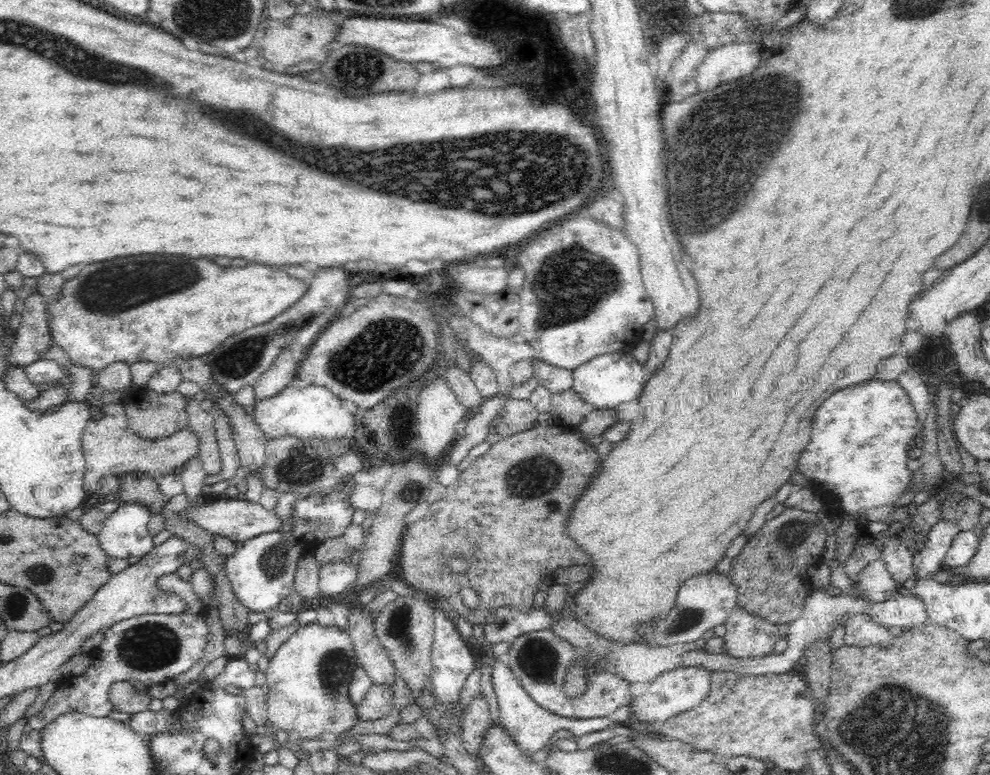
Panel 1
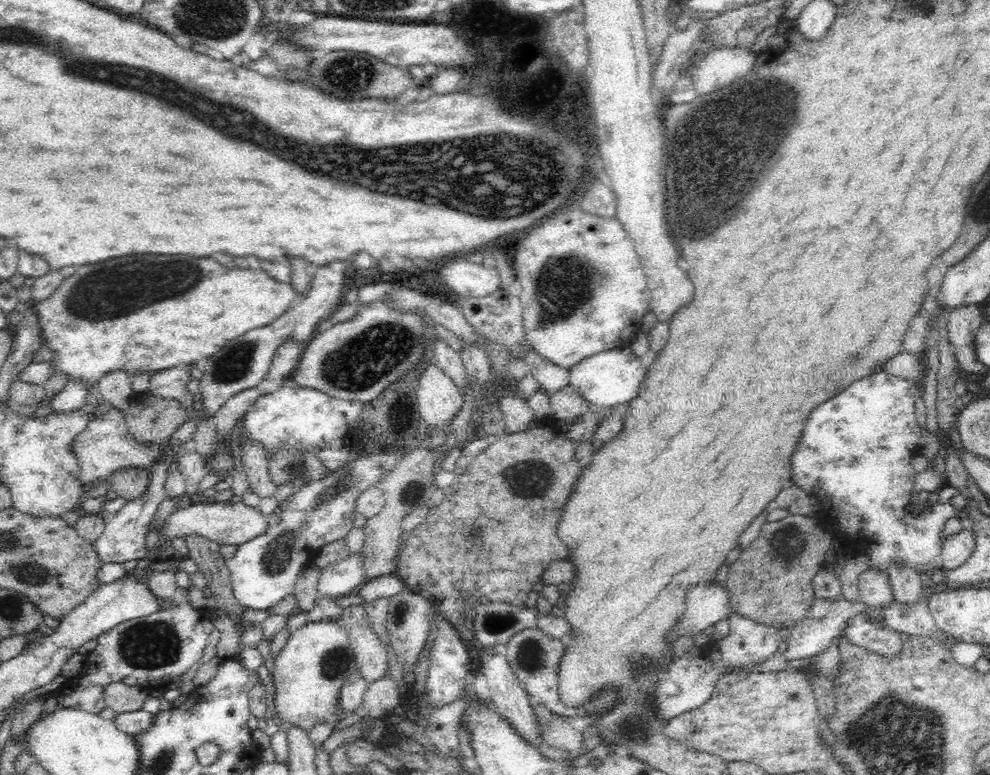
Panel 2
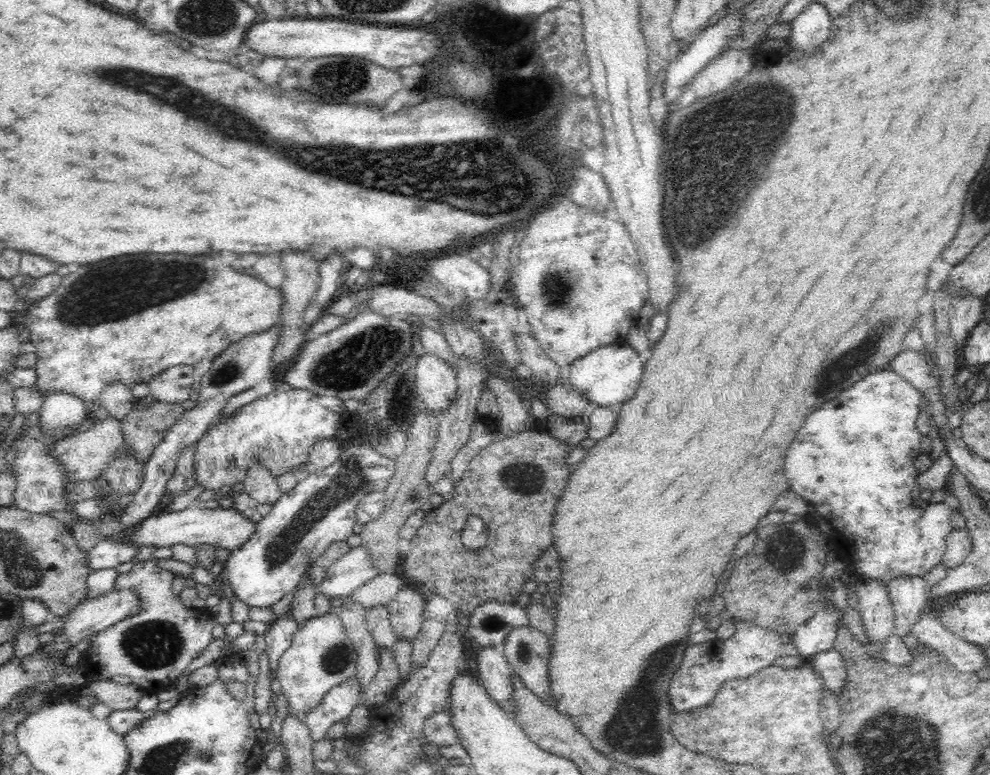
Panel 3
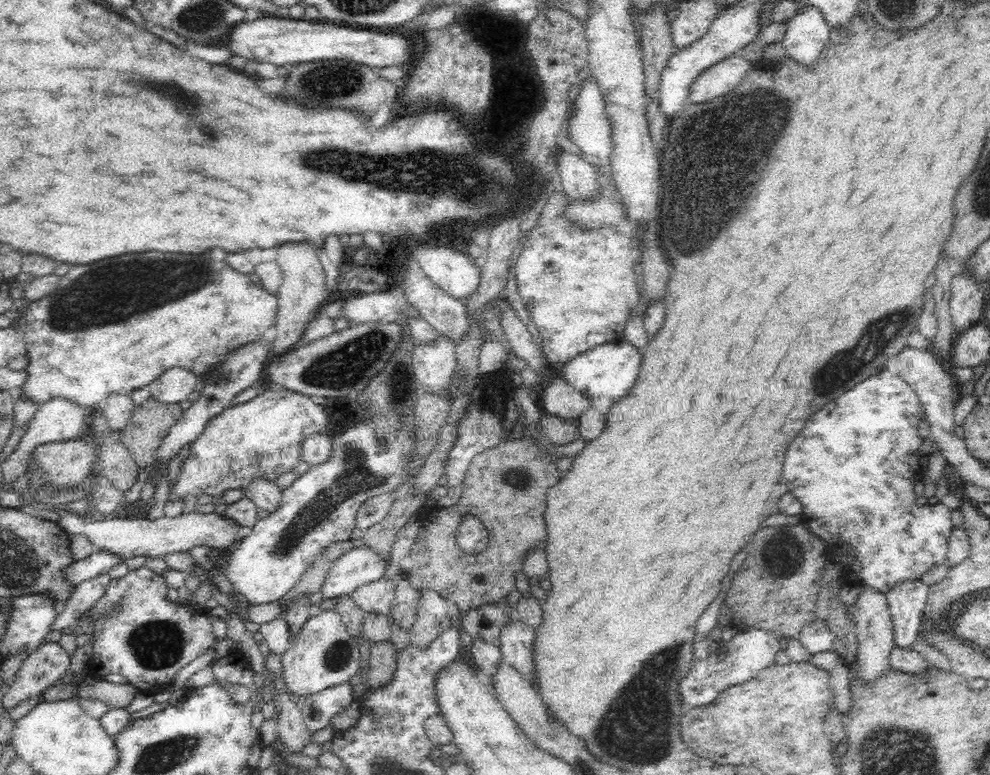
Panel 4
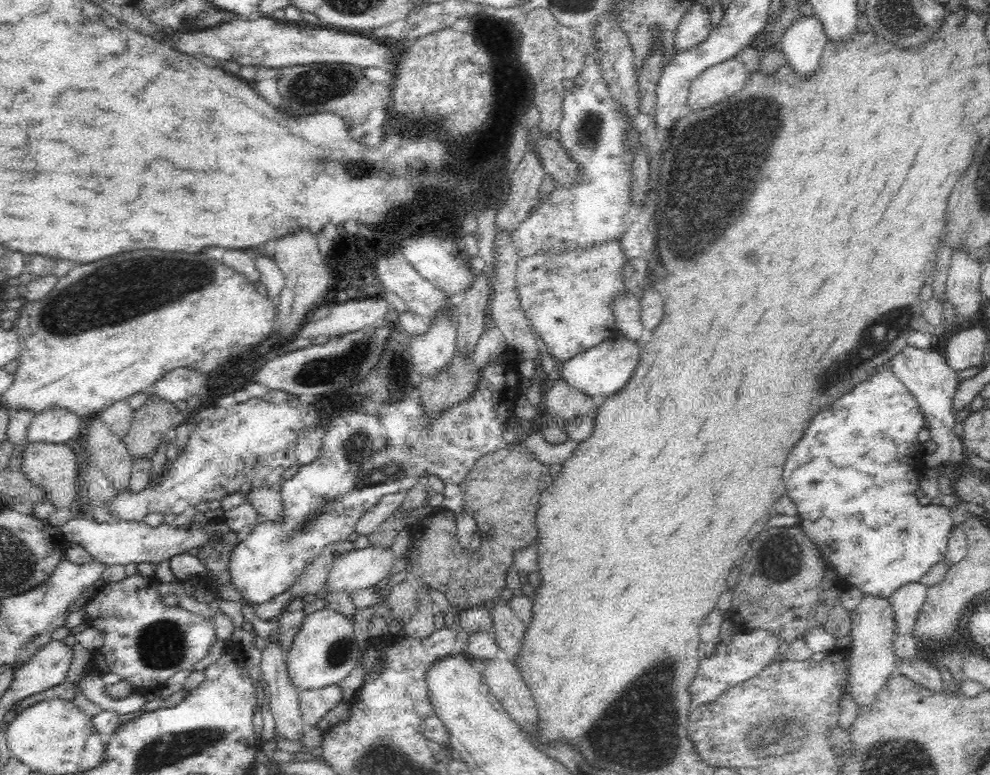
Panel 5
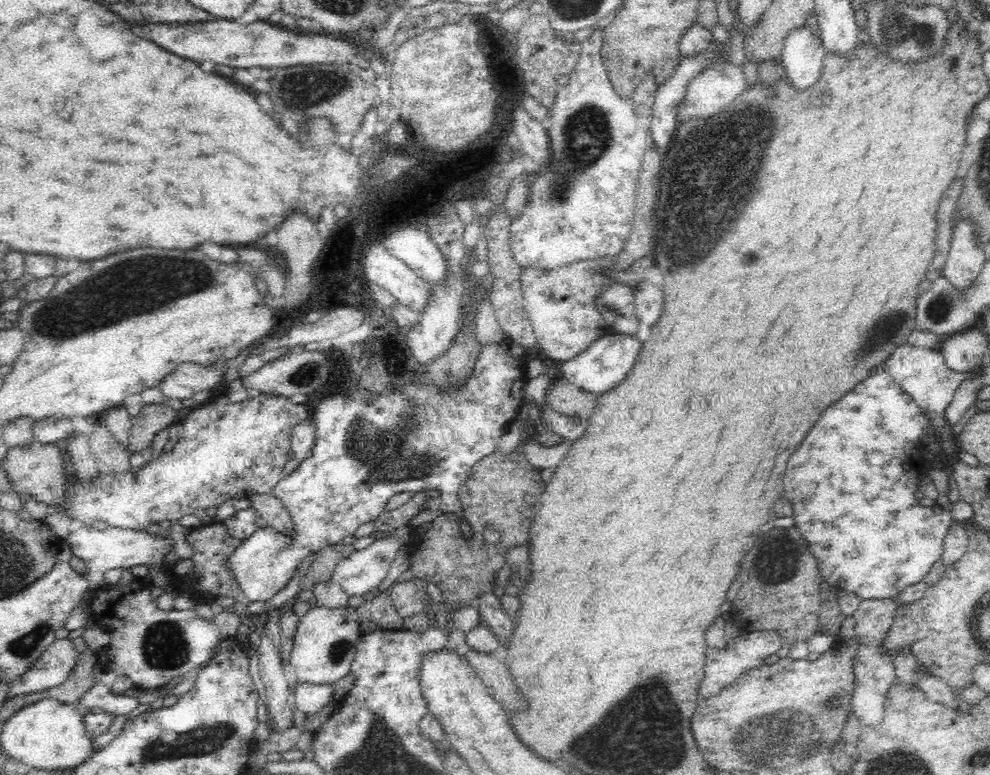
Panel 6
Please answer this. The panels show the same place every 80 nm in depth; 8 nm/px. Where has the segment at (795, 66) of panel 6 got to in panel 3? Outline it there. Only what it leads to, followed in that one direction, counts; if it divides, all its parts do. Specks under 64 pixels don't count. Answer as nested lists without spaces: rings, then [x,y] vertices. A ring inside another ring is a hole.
[[[811,2],[797,18],[789,22],[791,31],[786,38],[786,48],[803,54],[818,50],[818,46],[822,46],[829,36],[831,20],[824,5]]]

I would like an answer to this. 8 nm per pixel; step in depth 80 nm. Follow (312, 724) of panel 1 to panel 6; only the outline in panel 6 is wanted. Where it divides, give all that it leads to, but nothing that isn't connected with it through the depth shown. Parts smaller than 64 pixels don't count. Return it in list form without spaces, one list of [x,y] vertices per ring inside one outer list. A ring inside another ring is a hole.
[[[313,604],[307,613],[300,617],[290,653],[289,663],[295,668],[297,682],[330,685],[346,676],[362,633],[356,608],[350,605],[326,608]]]

